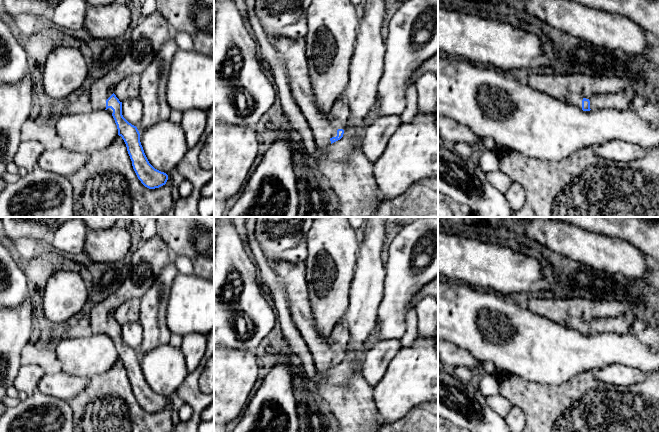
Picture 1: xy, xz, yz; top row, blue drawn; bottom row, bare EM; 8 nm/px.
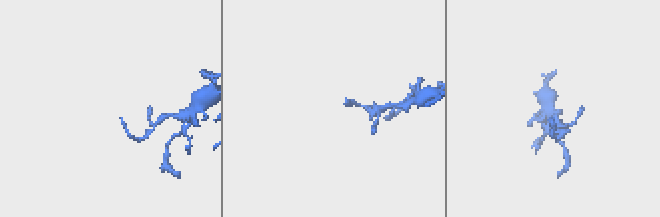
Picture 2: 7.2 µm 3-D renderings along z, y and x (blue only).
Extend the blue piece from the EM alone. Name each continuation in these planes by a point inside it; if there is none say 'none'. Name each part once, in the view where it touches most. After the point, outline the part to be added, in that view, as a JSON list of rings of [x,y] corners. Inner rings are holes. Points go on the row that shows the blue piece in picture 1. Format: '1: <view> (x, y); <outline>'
1: xy (147, 38); [[[158,11],[142,18],[131,34],[124,58],[92,83],[87,94],[92,109],[106,109],[106,100],[113,94],[115,86],[131,74],[143,73],[171,36],[169,22]]]

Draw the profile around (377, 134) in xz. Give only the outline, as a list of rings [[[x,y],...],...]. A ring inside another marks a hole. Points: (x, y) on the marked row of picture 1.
[[[399,115],[377,116],[365,130],[362,151],[367,159],[375,163],[384,153],[388,141],[402,124]]]

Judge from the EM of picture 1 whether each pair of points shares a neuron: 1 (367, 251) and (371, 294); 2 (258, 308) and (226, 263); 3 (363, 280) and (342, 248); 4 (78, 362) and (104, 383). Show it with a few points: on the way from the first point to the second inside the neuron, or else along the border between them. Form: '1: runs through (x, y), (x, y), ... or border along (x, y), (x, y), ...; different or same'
1: runs through (369, 262), (369, 283); same
2: runs through (252, 295), (248, 278), (239, 268); same
3: border along (359, 245), (355, 273), (349, 291); different
4: border along (115, 363), (105, 372), (89, 378); different

